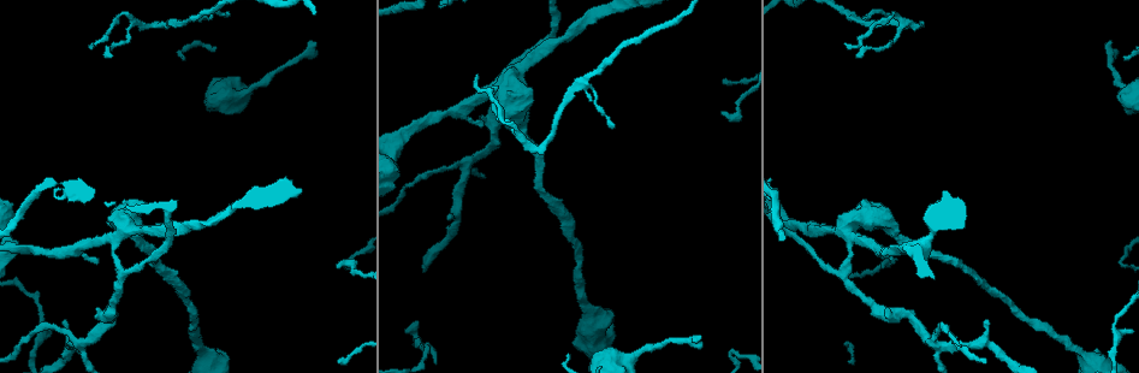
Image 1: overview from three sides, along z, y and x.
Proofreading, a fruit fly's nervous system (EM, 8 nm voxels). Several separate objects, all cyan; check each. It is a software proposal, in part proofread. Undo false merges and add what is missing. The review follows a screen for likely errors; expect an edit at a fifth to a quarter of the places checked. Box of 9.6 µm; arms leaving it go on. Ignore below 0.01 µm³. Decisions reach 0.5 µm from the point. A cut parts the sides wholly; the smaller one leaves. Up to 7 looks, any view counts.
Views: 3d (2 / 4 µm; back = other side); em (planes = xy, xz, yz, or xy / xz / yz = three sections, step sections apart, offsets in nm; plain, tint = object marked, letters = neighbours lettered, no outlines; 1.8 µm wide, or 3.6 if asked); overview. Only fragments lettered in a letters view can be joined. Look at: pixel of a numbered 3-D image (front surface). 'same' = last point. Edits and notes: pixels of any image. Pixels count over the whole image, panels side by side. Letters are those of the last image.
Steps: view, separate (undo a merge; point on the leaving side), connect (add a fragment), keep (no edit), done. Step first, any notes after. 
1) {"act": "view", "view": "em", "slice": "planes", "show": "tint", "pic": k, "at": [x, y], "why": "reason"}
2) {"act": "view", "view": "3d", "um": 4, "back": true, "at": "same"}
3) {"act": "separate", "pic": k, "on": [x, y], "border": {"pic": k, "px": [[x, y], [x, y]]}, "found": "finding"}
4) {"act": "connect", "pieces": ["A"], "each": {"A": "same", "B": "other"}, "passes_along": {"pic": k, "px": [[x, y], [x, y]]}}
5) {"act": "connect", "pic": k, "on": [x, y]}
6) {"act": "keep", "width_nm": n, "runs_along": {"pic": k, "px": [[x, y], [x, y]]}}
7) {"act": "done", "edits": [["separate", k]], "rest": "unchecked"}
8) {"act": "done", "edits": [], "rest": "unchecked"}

{"act": "view", "view": "3d", "um": 2, "back": true, "pic": 1, "at": [934, 343], "why": "four arms meet"}

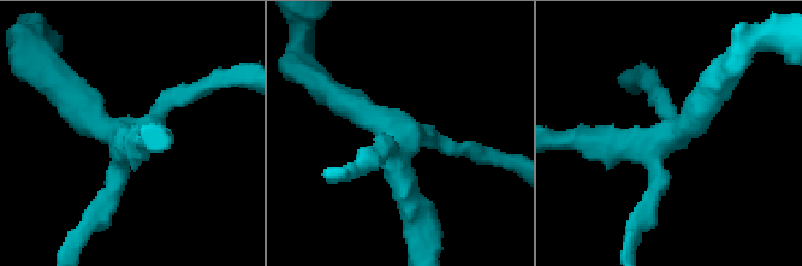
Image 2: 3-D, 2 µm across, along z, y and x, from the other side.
{"act": "view", "view": "em", "slice": "planes", "show": "tint", "pic": 2, "at": [387, 128], "arms": 4, "why": "need the tissue"}

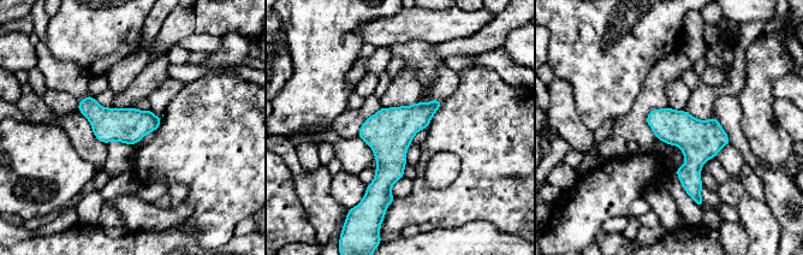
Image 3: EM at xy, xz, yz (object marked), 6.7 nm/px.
{"act": "view", "view": "em", "slice": "planes", "show": "letters", "at": "same", "why": "see the neighbours"}

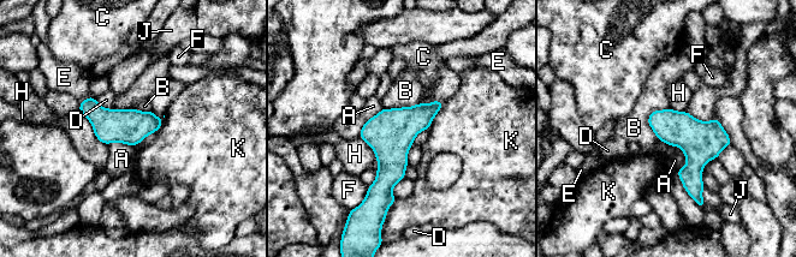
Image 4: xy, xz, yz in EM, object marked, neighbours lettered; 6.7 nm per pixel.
{"act": "keep", "each": {"A": "other", "B": "other", "C": "other", "D": "other", "E": "other", "F": "other", "H": "other", "J": "other", "K": "other"}, "border": {"pic": 4, "px": [[669, 107], [648, 117], [658, 138]]}, "found": "continuous, no second cell"}

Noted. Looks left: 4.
{"act": "view", "view": "em", "slice": "planes", "show": "tint", "pic": 1, "at": [116, 239]}

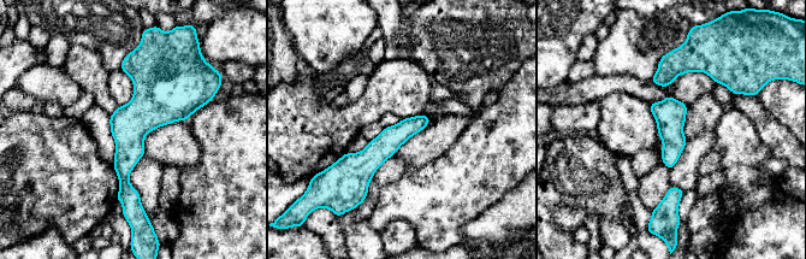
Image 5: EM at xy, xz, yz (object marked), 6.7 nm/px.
{"act": "view", "view": "em", "slice": "planes", "show": "letters", "at": "same", "why": "what lies round it"}

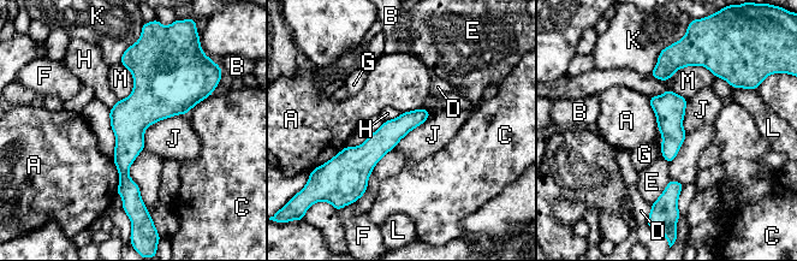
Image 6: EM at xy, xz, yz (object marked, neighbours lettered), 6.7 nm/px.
{"act": "separate", "pic": 6, "on": [132, 205], "longest_contact_nm": ["M", 460], "each": {"A": "other", "B": "other", "C": "other", "D": "other", "E": "other", "F": "other", "G": "other", "H": "other", "J": "other", "K": "other", "L": "other", "M": "other"}, "border": {"pic": 6, "px": [[128, 175], [120, 177]]}, "found": "two cells meet here"}

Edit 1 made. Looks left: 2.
{"act": "view", "view": "overview", "why": "redraw"}

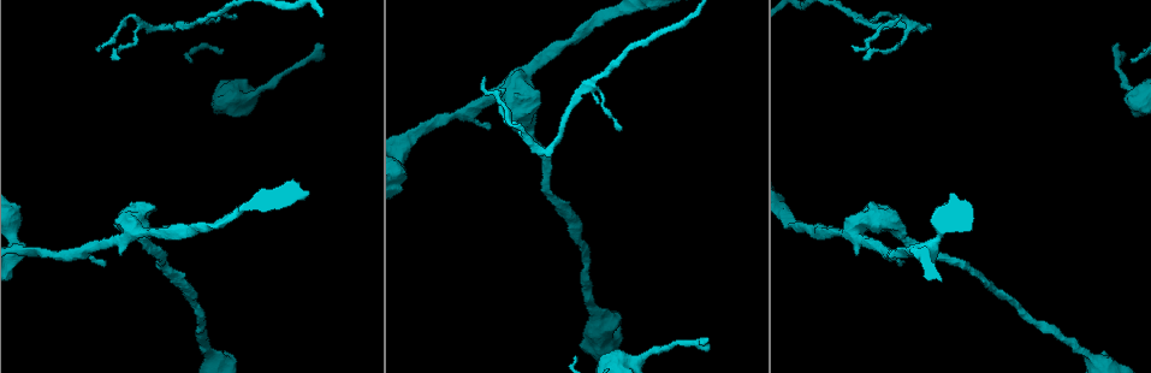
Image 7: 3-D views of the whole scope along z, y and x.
{"act": "view", "view": "em", "slice": "planes", "show": "letters", "pic": 7, "at": [1113, 45], "why": "free end"}

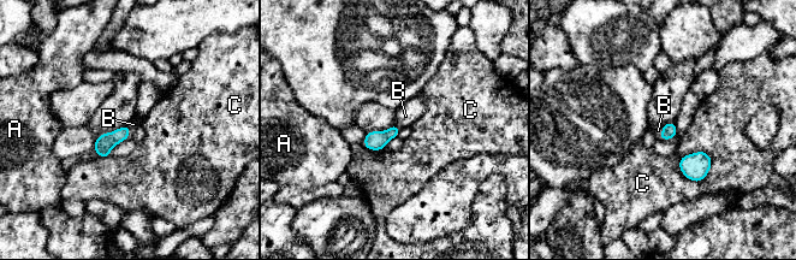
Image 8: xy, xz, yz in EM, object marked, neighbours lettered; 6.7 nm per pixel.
{"act": "connect", "pieces": ["B"], "longest_contact_nm": ["C", 240], "each": {"A": "other", "B": "same", "C": "other"}, "found": "it goes on there"}

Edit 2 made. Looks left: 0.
{"act": "done", "edits": [["separate", 6], ["connect", 8]], "rest": "unchecked"}

